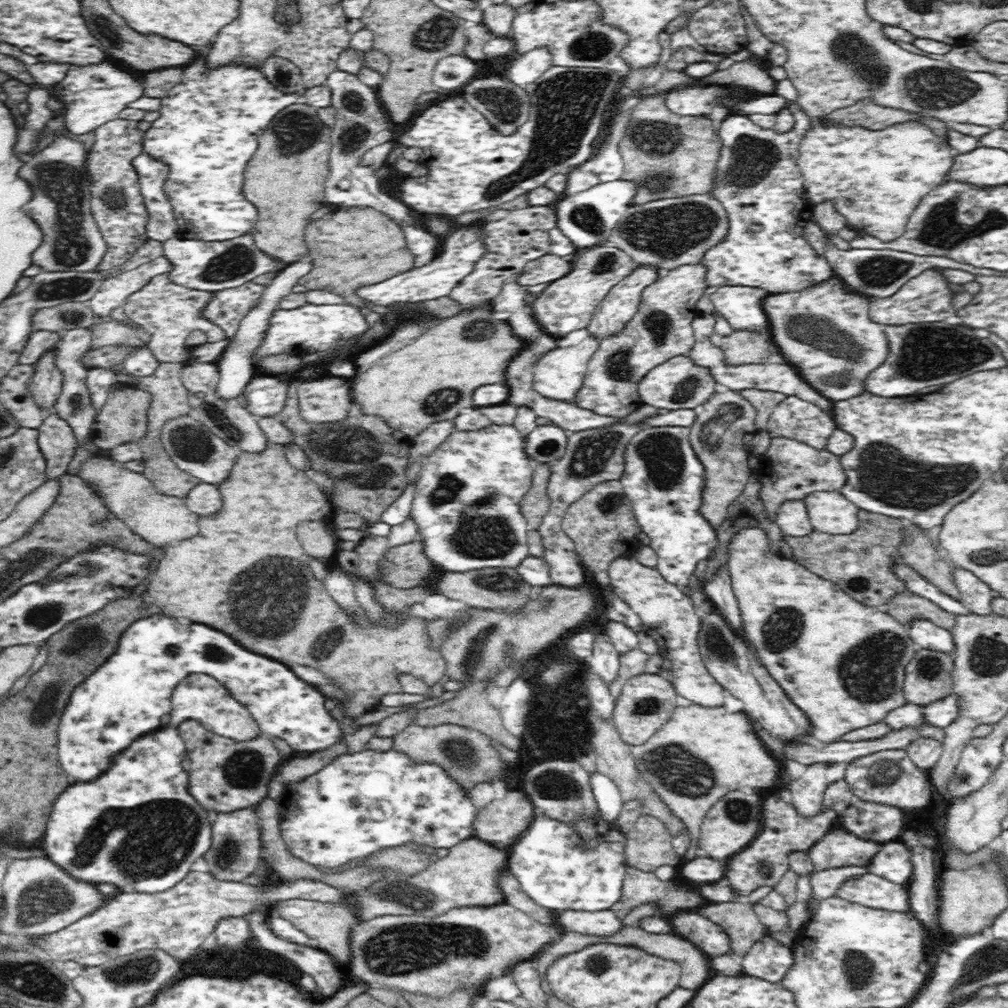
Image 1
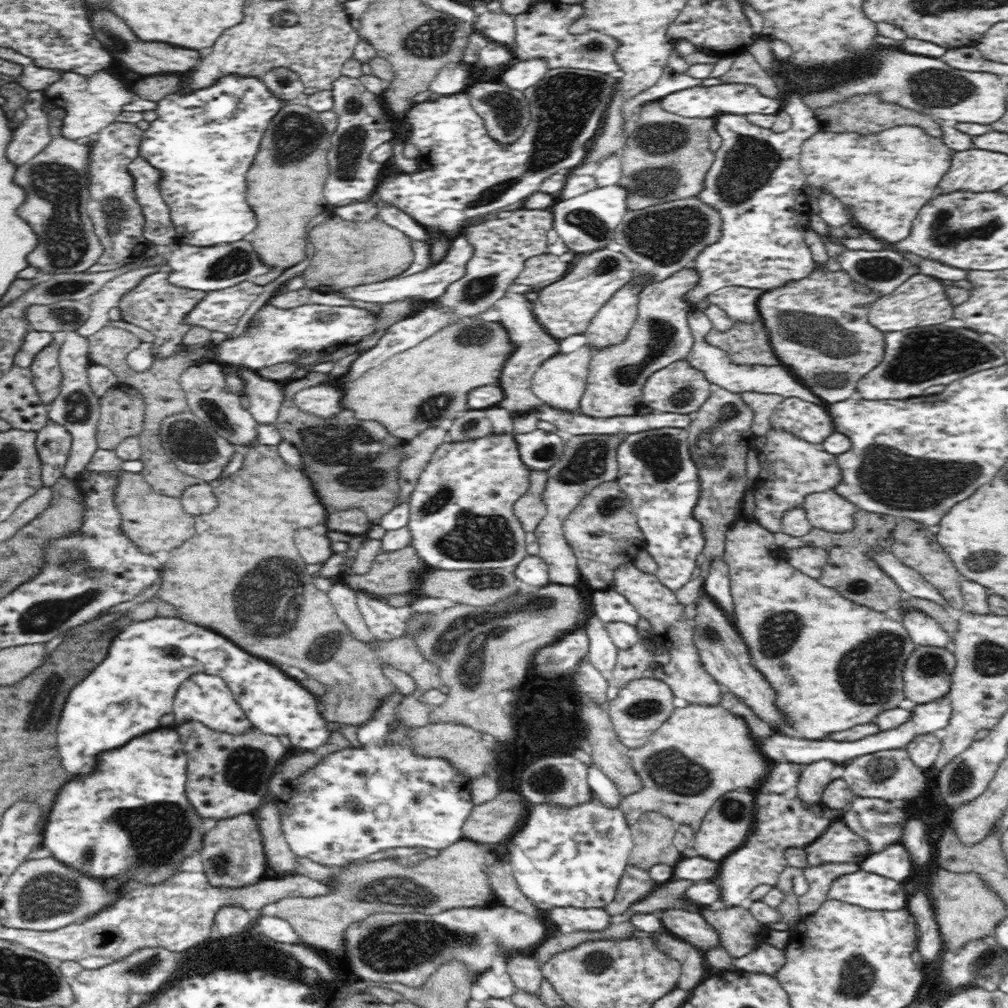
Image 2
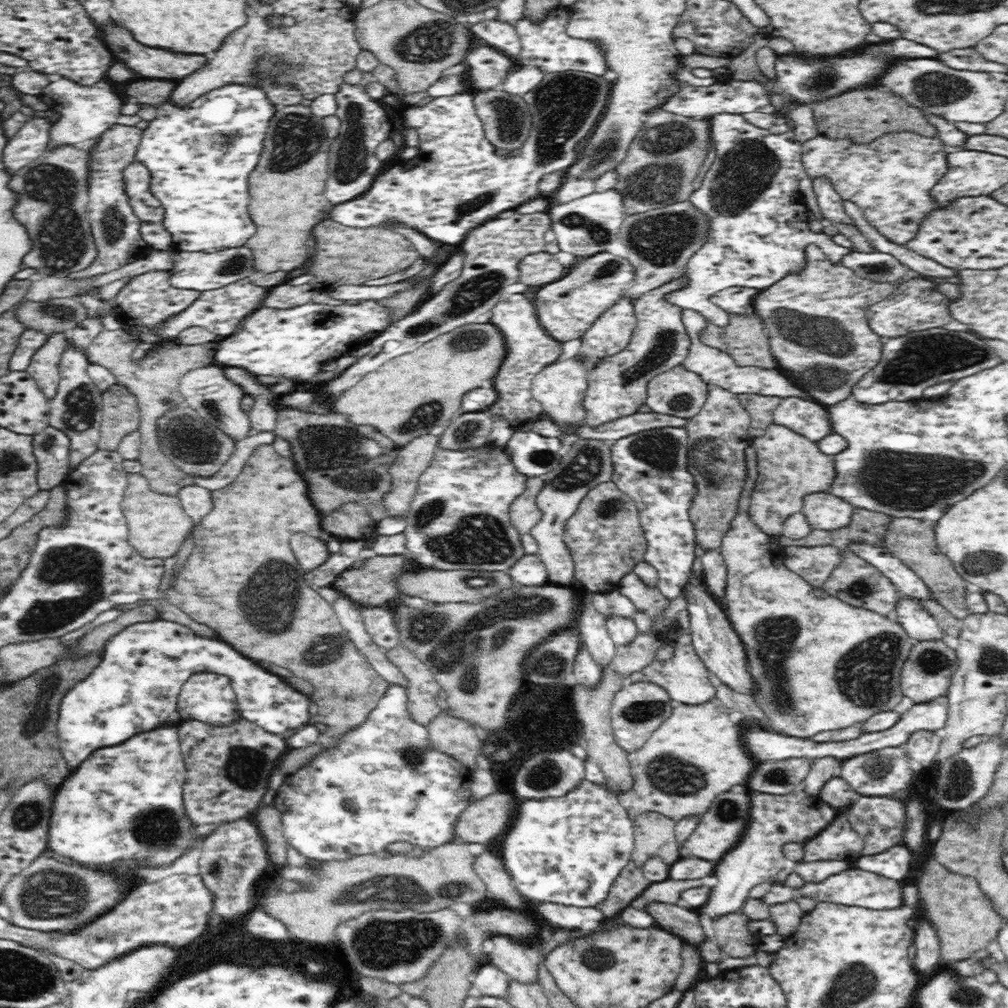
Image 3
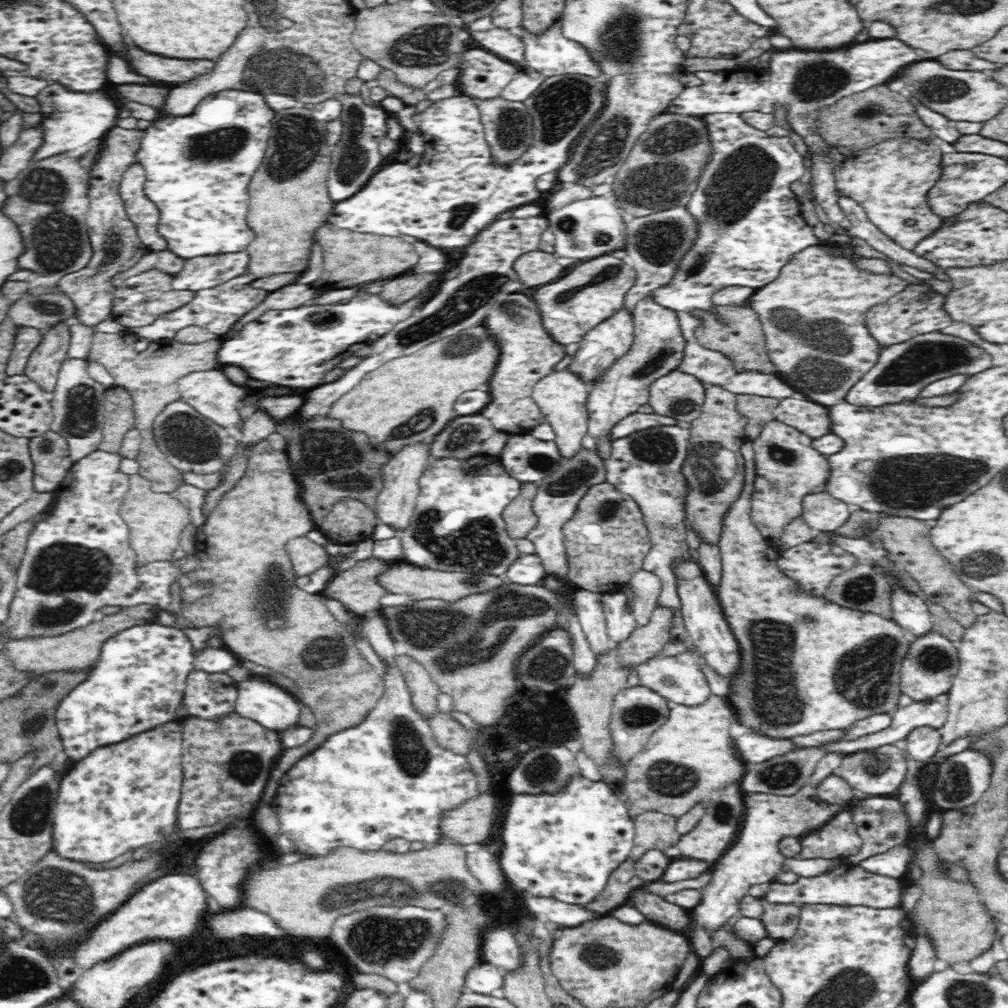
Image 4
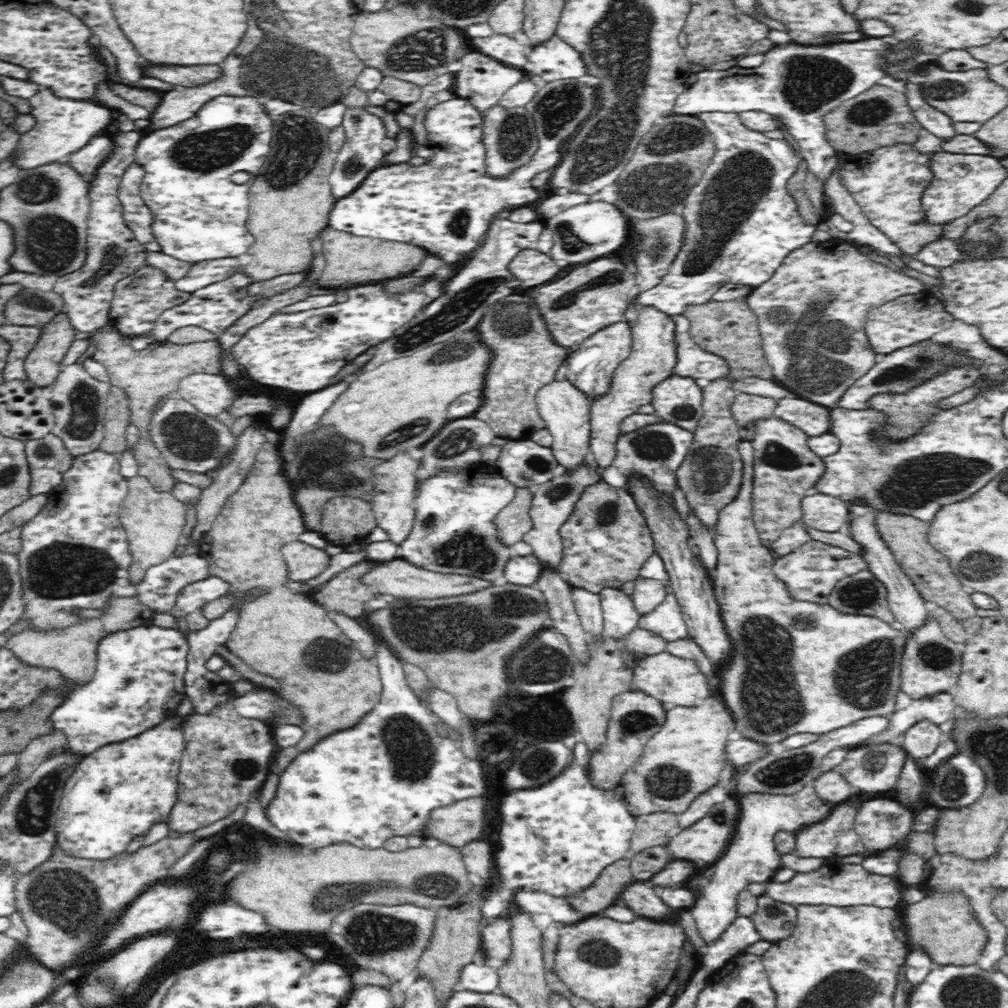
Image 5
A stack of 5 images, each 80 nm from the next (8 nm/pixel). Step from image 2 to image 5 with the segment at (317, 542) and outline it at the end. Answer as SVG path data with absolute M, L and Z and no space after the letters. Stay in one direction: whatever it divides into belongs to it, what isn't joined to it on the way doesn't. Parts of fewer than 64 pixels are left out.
M300 539L286 544L284 548L286 550L292 548L292 556L288 556L288 552L286 552L284 558L286 558L288 570L290 570L290 580L294 580L294 582L318 577L328 567L331 556L322 548L316 548Z

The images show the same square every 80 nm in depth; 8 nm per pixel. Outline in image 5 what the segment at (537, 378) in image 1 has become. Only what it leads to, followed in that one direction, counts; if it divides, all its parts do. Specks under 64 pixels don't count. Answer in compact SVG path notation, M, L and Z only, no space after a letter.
M555 379L539 389L536 395L536 406L546 429L554 437L553 456L566 471L574 471L584 464L591 440L591 408L589 396L574 386L569 380Z

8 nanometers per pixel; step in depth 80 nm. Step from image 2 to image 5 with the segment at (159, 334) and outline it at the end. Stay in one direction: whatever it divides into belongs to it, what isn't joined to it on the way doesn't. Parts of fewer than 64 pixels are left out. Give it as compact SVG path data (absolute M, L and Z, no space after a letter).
M144 266L116 283L109 320L122 335L150 335L156 320L165 310L186 302L190 297L191 293L177 289L175 281L170 280L164 271Z

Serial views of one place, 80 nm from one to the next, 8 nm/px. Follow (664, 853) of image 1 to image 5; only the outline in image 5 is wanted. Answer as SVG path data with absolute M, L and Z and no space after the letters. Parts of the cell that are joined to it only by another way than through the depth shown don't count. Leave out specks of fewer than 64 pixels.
M671 812L651 813L635 817L637 827L629 846L630 855L638 854L650 847L668 844L671 836L679 829L679 815Z

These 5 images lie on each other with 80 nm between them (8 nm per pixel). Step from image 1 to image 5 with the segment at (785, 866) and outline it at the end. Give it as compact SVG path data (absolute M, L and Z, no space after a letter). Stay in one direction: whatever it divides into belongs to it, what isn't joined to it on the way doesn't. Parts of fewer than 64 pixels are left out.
M805 786L793 795L768 793L748 793L738 796L739 816L732 842L726 846L722 858L711 867L712 878L698 894L689 912L696 920L700 937L707 945L713 944L723 936L728 926L739 916L737 896L747 890L750 883L769 883L776 871L782 868L781 854L775 845L775 836L780 831L796 834L807 825L823 821L836 803L824 800L817 795L815 787Z

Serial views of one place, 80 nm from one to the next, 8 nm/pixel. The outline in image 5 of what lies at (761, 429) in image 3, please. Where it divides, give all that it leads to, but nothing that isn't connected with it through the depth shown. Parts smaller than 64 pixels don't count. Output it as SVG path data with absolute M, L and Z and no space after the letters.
M737 393L731 404L731 413L738 427L742 441L752 441L756 432L756 421L773 416L777 401L763 396Z

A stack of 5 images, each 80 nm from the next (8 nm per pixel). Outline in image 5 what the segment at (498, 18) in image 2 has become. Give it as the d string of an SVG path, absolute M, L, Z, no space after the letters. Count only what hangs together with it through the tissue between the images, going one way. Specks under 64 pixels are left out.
M494 34L487 37L474 37L470 38L472 44L476 46L476 50L491 56L508 66L516 67L521 70L528 69L527 52L528 48L518 40L506 34Z

